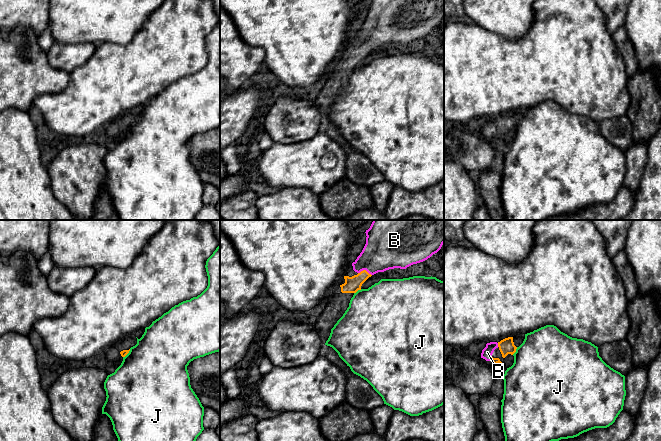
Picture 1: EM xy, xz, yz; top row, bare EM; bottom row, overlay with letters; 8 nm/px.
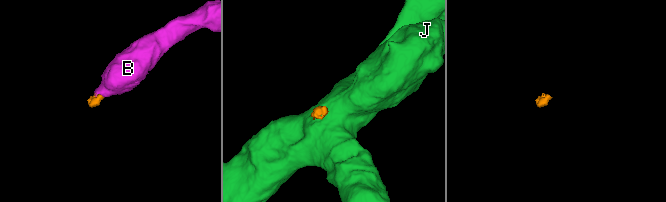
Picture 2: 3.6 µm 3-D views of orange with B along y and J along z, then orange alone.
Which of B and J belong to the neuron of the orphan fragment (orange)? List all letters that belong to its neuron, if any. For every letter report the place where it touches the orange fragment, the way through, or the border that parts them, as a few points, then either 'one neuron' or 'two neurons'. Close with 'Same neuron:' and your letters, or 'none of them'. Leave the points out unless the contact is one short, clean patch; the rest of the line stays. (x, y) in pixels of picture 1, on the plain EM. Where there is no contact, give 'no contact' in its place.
B: meets orange in xz at (365, 46); runs through xz (352, 60), (365, 46), (386, 23); one neuron
J: meets orange in yz at (515, 127); border along yz (517, 123), (512, 130); two neurons
Same neuron: B

